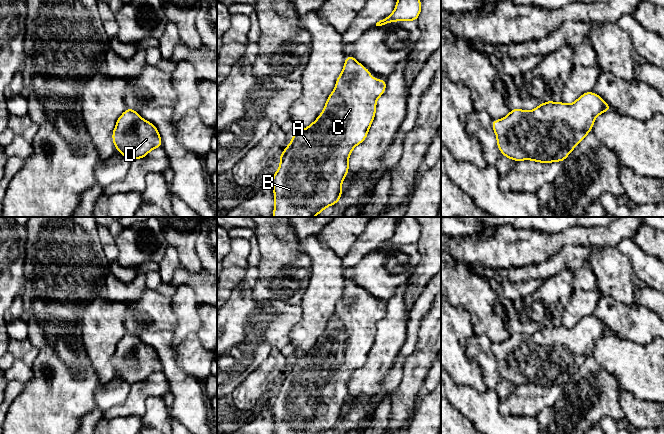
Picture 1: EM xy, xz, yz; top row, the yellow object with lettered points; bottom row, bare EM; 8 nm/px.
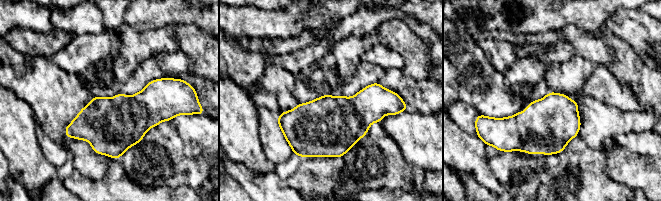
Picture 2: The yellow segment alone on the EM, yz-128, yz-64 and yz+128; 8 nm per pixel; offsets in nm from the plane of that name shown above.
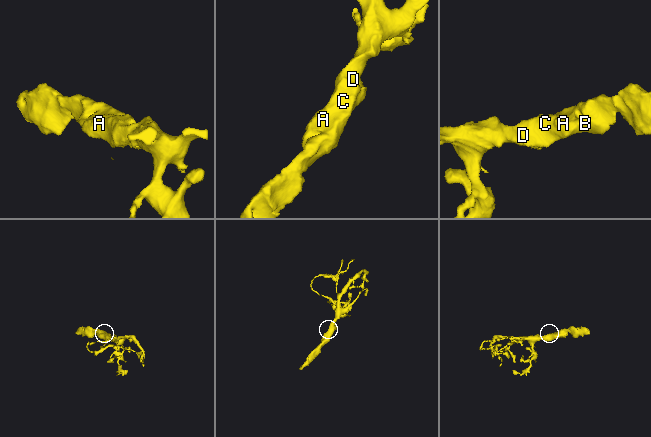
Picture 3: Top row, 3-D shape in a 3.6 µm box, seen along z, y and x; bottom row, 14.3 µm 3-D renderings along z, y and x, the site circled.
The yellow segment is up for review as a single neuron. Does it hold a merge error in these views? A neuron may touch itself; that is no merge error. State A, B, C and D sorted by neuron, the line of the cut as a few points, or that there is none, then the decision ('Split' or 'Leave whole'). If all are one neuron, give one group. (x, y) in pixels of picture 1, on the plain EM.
Groups: A B C D. No split. Leave whole

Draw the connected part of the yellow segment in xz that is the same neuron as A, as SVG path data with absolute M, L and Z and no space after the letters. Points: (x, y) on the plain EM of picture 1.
M346 279L343 295L320 340L307 352L298 354L280 379L280 391L272 400L274 434L324 434L335 429L342 419L342 406L348 398L348 382L353 372L367 361L376 337L376 325L385 316L386 304L373 303L371 296L355 282Z

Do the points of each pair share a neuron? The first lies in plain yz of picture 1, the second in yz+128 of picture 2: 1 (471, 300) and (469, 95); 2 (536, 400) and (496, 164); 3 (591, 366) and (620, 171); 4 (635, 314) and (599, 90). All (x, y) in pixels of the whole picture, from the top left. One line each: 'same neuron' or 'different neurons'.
1: same neuron
2: same neuron
3: different neurons
4: same neuron

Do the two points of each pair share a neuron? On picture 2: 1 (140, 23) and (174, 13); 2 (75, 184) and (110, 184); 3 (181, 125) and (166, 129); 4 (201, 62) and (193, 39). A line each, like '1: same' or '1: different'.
1: same
2: same
3: different
4: same

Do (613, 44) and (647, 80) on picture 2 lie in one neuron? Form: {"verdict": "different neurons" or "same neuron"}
{"verdict": "same neuron"}

